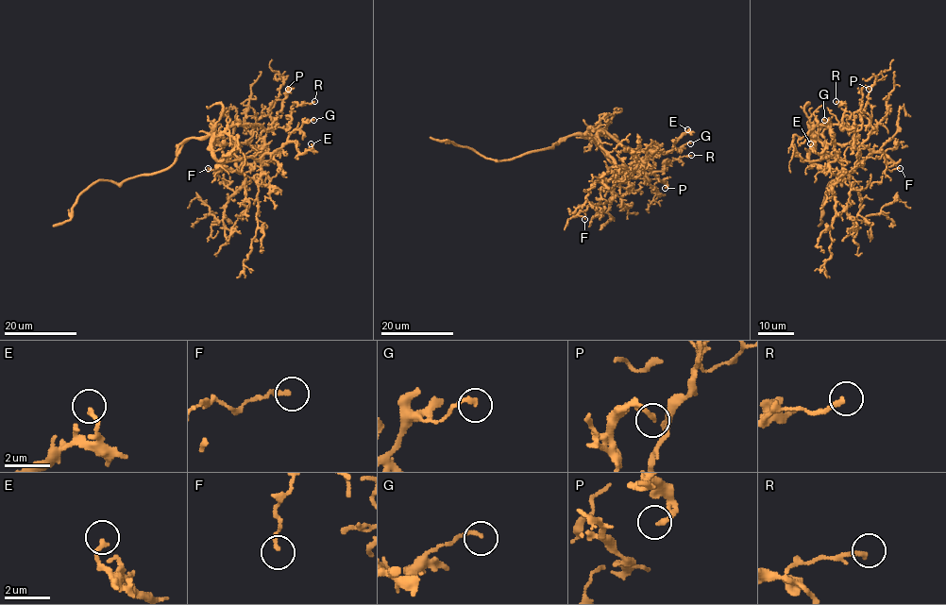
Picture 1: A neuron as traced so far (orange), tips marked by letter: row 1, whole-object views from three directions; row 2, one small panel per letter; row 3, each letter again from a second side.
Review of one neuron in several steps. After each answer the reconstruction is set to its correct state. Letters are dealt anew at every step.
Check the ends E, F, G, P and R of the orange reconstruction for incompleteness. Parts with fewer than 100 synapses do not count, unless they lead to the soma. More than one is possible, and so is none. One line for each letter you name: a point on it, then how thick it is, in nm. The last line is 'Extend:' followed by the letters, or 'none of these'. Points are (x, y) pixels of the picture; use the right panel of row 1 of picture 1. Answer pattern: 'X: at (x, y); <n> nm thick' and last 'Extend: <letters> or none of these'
Extend: none of these

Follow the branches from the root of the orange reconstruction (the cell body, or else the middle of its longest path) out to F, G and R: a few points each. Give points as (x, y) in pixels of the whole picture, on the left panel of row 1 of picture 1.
F: (212, 136), (212, 157), (225, 168), (242, 172), (236, 166), (234, 152), (224, 156), (217, 169), (208, 168)
G: (212, 136), (211, 154), (218, 159), (259, 158), (276, 152), (292, 132), (313, 120)
R: (212, 136), (218, 137), (235, 125), (259, 124), (265, 128), (288, 129), (291, 107), (295, 102), (314, 101)

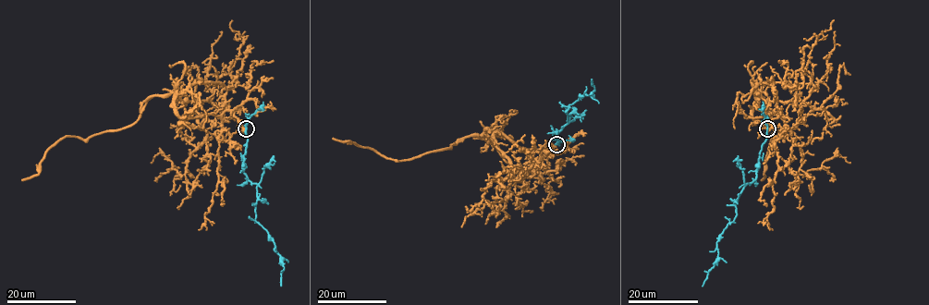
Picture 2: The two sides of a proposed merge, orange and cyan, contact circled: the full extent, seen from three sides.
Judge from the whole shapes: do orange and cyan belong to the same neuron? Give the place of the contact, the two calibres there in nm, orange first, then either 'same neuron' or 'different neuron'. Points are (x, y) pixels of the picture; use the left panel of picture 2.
at (246, 128); 320 nm thick on the orange side, 240 nm on the other; different neuron

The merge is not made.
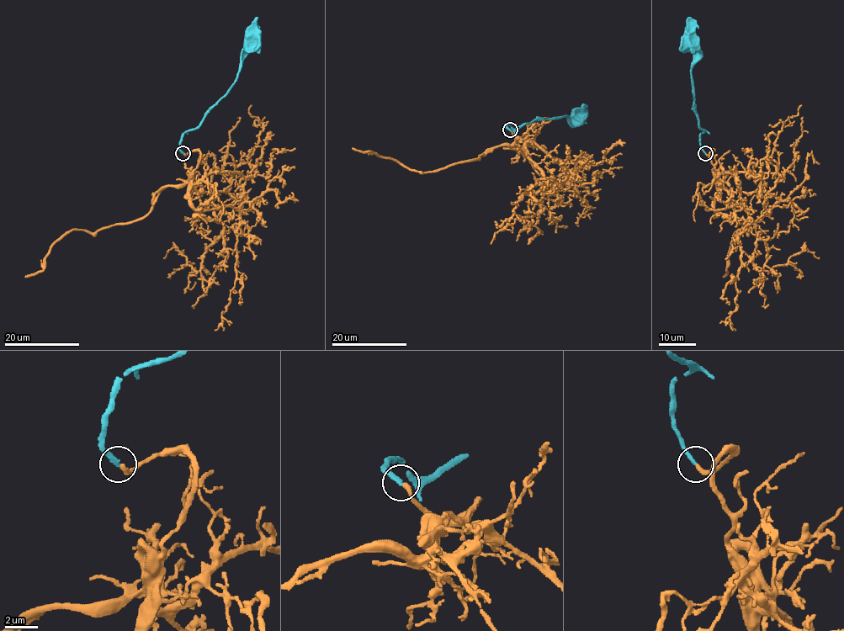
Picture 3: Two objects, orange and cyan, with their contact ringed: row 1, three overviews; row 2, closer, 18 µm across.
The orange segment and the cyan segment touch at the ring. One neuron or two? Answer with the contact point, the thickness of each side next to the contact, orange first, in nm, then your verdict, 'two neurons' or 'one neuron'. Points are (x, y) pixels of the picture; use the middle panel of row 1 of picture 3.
(510, 129) | 280/300 nm | one neuron

